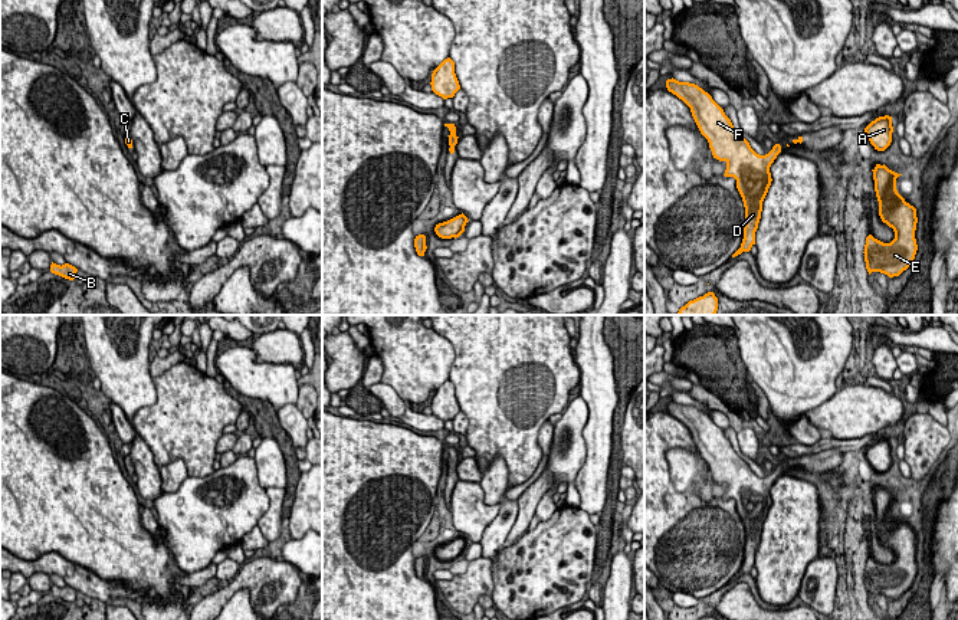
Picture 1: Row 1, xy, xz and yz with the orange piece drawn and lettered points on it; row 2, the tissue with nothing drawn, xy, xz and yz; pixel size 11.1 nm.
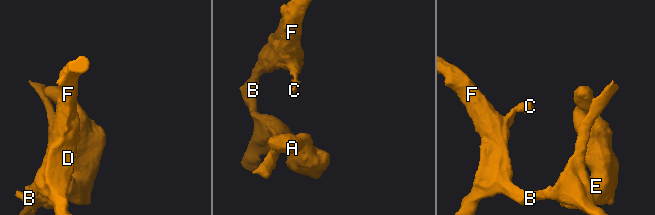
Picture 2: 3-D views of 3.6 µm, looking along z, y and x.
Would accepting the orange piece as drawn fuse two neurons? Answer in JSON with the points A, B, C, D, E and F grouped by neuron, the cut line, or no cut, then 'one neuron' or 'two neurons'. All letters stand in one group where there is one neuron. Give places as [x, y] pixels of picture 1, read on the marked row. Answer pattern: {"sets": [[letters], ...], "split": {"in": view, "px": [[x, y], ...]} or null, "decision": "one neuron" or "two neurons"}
{"sets": [["A", "B", "C", "D", "E", "F"]], "split": null, "decision": "one neuron"}

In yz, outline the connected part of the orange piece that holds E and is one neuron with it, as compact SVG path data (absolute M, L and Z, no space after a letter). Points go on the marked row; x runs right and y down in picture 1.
M876 164L873 171L875 191L879 201L879 216L895 232L890 243L883 243L872 234L866 237L865 262L869 275L880 272L889 278L899 276L906 270L916 255L915 239L916 209L905 201L896 190L898 174L885 164Z

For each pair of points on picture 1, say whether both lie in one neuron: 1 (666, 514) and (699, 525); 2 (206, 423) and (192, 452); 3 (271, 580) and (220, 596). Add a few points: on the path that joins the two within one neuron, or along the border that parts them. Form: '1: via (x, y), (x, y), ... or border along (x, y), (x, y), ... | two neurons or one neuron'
1: via (675, 522), (678, 525), (691, 525) | one neuron
2: via (199, 430), (194, 435), (194, 445) | one neuron
3: via (258, 580), (242, 580), (233, 586) | one neuron

